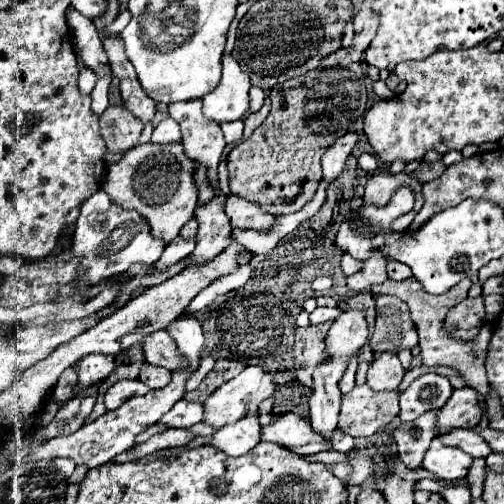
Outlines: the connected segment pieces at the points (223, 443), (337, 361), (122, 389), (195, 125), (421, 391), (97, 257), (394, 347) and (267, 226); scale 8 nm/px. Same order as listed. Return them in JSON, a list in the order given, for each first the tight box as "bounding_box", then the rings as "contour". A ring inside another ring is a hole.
[{"bounding_box":[210,413,260,457],"contour":[[[256,413],[256,415],[246,415],[244,419],[218,429],[212,435],[210,445],[222,449],[226,455],[238,457],[238,455],[246,455],[252,447],[256,447],[258,441],[260,441],[260,425]]]},{"bounding_box":[308,311,368,435],"contour":[[[344,311],[328,329],[328,335],[324,339],[326,343],[326,359],[322,363],[316,365],[314,375],[312,375],[312,395],[308,397],[310,403],[310,423],[314,427],[314,431],[320,431],[322,435],[332,435],[332,431],[338,425],[338,413],[340,413],[340,389],[338,389],[338,381],[344,375],[348,363],[352,357],[358,355],[358,351],[362,349],[362,345],[368,339],[368,325],[366,319],[360,311]]]},{"bounding_box":[104,379,150,409],"contour":[[[122,379],[122,381],[116,381],[108,391],[106,391],[106,397],[104,397],[104,403],[106,403],[106,409],[116,409],[120,407],[126,399],[130,397],[136,397],[136,395],[146,395],[150,389],[140,383],[138,379]]]},{"bounding_box":[170,99,226,195],"contour":[[[202,99],[172,103],[170,117],[180,126],[186,157],[198,165],[206,165],[208,183],[214,187],[216,195],[224,195],[218,181],[218,163],[226,145],[220,125],[204,119]]]},{"bounding_box":[400,373,452,421],"contour":[[[424,373],[400,395],[400,419],[414,421],[422,413],[442,407],[450,395],[452,385],[448,377],[438,373]]]},{"bounding_box":[52,189,164,309],"contour":[[[100,189],[94,195],[90,195],[80,207],[80,215],[74,225],[70,251],[72,251],[72,257],[80,259],[80,263],[76,269],[76,279],[66,285],[60,285],[56,299],[52,299],[54,307],[58,307],[58,309],[84,305],[84,299],[76,299],[76,297],[84,297],[98,283],[126,273],[130,269],[130,265],[154,263],[162,255],[164,243],[160,243],[158,239],[152,239],[152,235],[148,235],[148,225],[144,223],[142,215],[138,215],[136,211],[122,211]]]},{"bounding_box":[370,295,418,353],"contour":[[[380,295],[376,301],[376,325],[370,339],[374,353],[412,349],[418,343],[416,327],[410,319],[408,305],[392,295]]]},{"bounding_box":[224,195,278,233],"contour":[[[228,195],[224,211],[226,211],[232,227],[254,229],[254,231],[260,231],[260,233],[272,231],[276,219],[278,219],[276,215],[264,213],[260,203],[248,201],[248,199],[238,197],[238,195]]]}]

